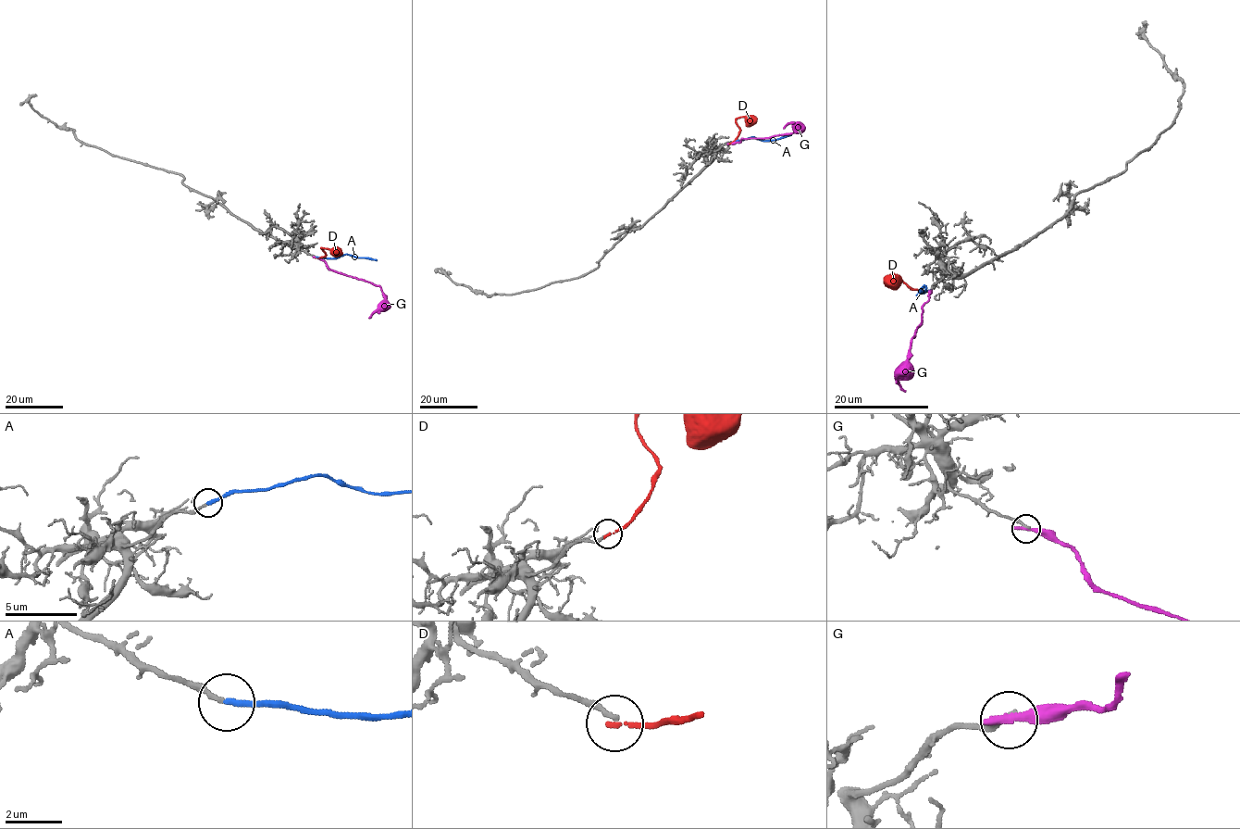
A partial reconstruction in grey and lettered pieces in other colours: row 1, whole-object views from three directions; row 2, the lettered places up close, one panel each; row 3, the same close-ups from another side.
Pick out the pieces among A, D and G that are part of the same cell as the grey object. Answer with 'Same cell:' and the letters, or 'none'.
Same cell: A

